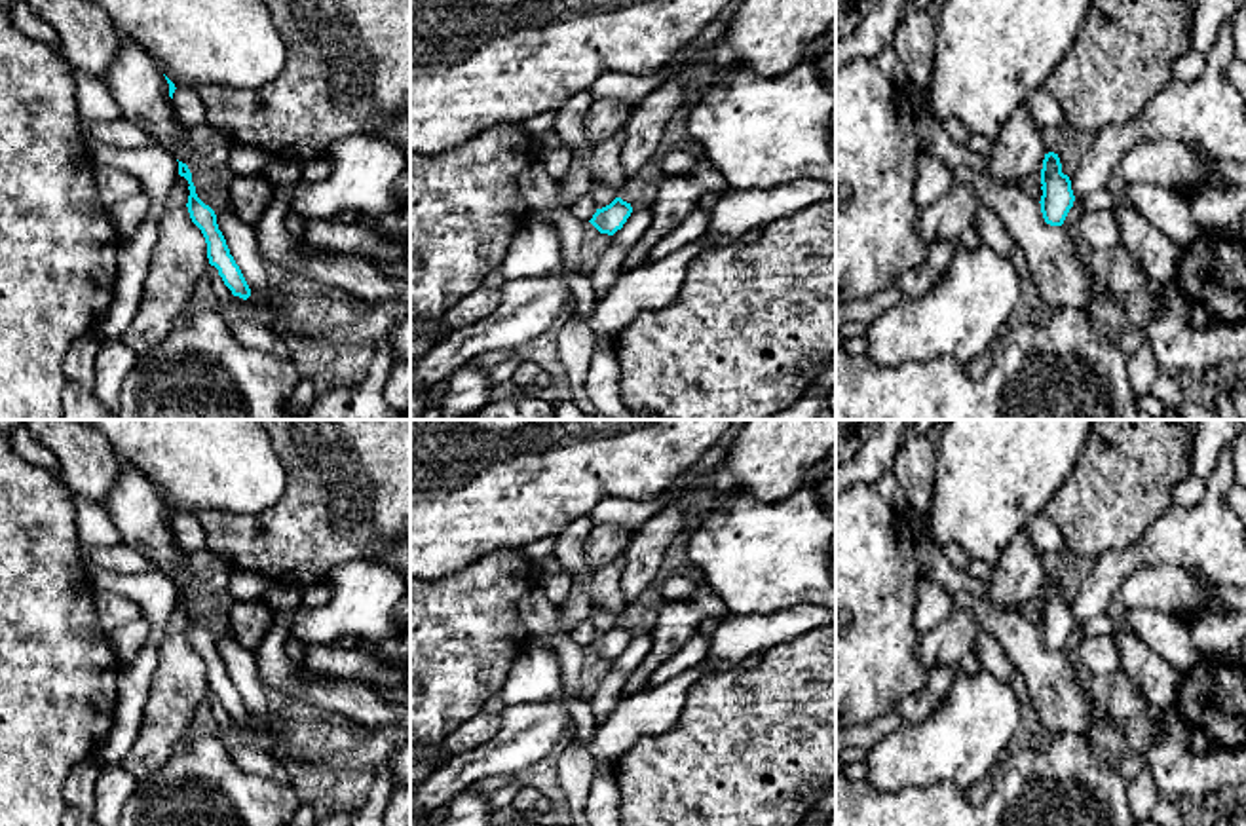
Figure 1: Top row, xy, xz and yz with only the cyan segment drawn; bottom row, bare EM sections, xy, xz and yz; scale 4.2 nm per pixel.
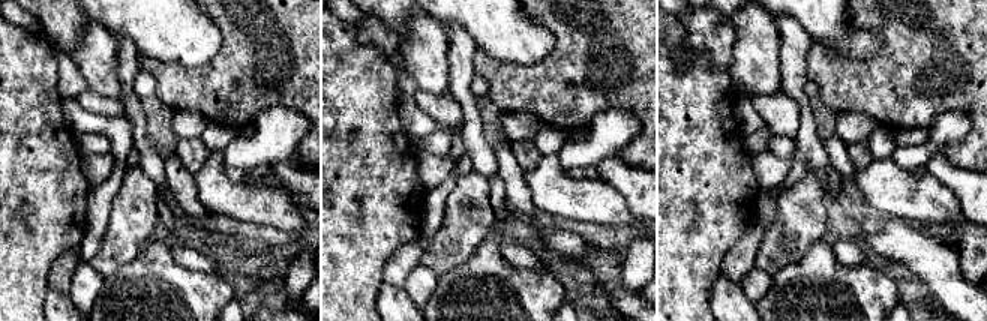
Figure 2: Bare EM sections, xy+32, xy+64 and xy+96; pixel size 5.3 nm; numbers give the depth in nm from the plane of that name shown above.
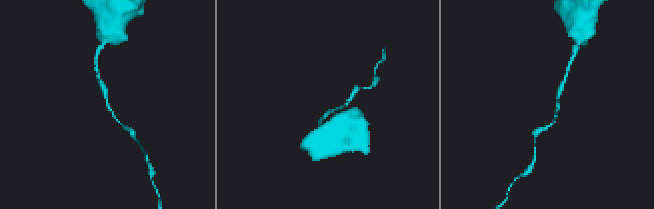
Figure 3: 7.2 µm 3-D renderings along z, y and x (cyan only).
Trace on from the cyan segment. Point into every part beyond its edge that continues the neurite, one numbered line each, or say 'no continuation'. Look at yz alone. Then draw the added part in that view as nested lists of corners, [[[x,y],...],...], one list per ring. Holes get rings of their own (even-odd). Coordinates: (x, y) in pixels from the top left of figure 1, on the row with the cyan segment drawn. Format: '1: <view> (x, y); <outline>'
no continuation

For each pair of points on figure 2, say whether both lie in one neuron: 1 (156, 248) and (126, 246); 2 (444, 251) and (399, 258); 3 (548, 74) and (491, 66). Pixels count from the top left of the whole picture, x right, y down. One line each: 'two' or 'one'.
1: two
2: two
3: one

